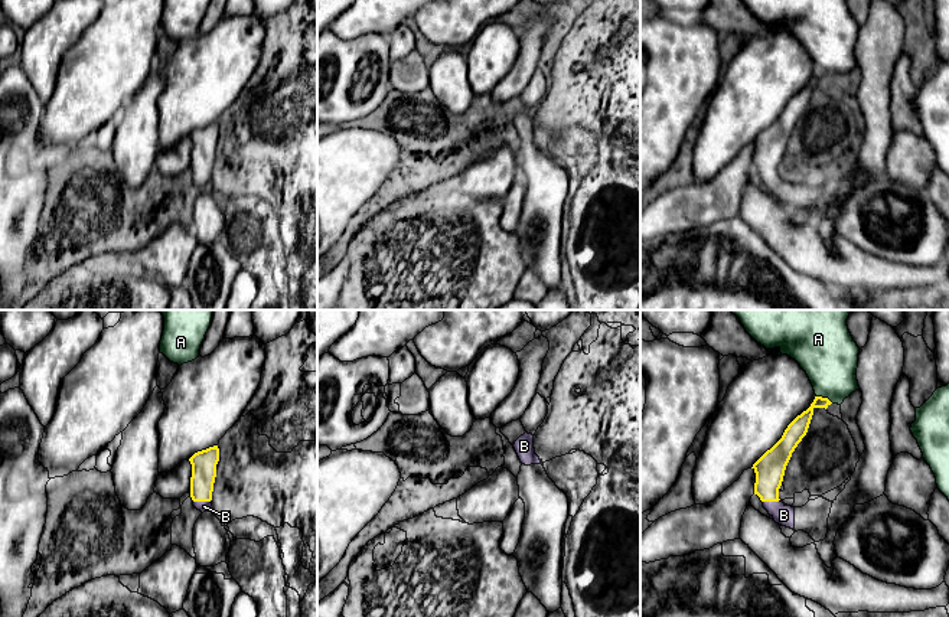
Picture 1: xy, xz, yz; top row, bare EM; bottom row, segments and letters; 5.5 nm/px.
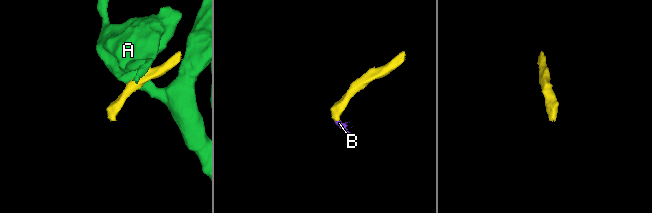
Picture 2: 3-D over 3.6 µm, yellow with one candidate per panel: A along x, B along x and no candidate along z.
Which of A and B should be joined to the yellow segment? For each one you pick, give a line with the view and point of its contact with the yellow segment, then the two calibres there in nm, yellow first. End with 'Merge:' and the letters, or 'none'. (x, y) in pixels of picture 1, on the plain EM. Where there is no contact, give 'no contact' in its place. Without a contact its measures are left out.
B: xy (202, 178) | 140/60 nm
Merge: B

